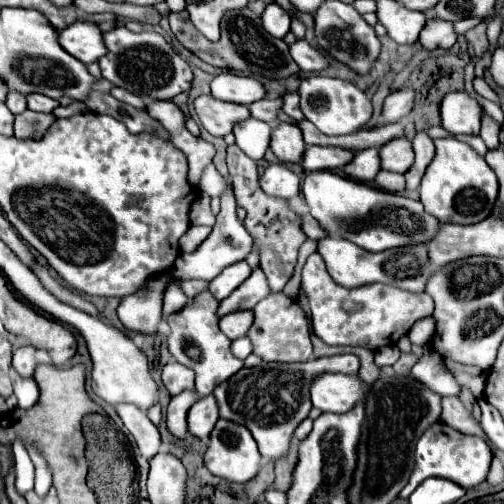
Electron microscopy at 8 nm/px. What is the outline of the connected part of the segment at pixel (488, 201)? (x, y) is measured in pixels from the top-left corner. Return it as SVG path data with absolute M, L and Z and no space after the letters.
M457 138L433 140L435 158L427 166L419 186L419 196L429 214L441 222L477 224L485 220L497 200L497 176L483 156L479 156L467 142Z

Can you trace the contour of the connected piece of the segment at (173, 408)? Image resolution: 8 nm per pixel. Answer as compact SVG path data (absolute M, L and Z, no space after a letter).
M181 392L171 398L171 402L167 406L165 422L167 422L167 430L175 438L187 436L187 410L193 406L195 400L197 400L195 392Z

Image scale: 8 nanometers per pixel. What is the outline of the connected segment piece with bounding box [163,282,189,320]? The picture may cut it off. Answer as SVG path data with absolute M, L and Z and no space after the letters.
M171 282L165 292L165 298L163 298L163 320L167 316L171 316L173 312L181 312L187 306L187 302L189 302L189 298L181 292L181 288L175 282Z

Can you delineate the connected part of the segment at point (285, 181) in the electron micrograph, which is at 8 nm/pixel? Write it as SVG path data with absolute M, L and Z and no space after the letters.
M271 164L261 176L261 188L267 196L289 200L299 194L299 178L285 164Z

